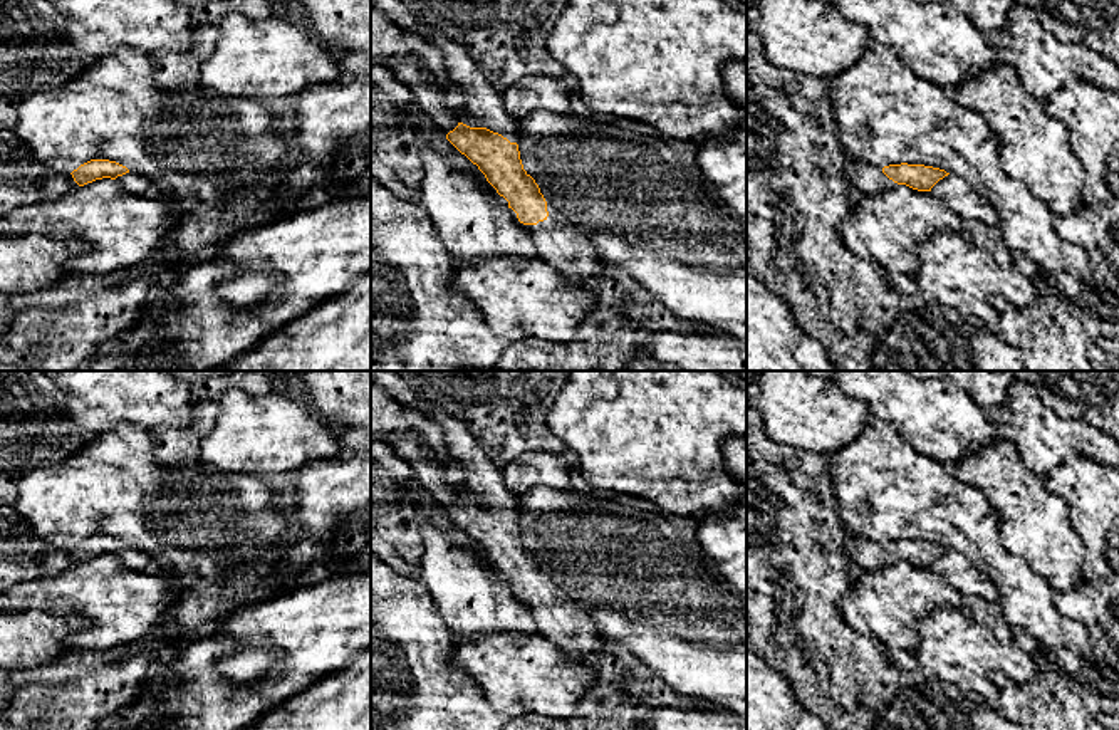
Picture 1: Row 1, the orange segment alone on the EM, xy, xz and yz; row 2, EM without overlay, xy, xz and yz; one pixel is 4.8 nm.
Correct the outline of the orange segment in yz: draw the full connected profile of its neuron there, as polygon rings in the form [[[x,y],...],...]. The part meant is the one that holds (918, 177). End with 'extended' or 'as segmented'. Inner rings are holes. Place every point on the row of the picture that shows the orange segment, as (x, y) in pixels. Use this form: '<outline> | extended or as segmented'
[[[844,161],[844,176],[857,196],[876,195],[896,185],[906,185],[918,191],[931,191],[931,188],[948,176],[945,169],[924,164],[889,164],[882,169],[867,163]]] | extended

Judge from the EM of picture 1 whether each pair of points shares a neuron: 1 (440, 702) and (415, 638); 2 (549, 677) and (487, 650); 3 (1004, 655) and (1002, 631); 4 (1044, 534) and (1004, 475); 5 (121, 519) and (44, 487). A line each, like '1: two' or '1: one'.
1: one
2: one
3: two
4: one
5: one

